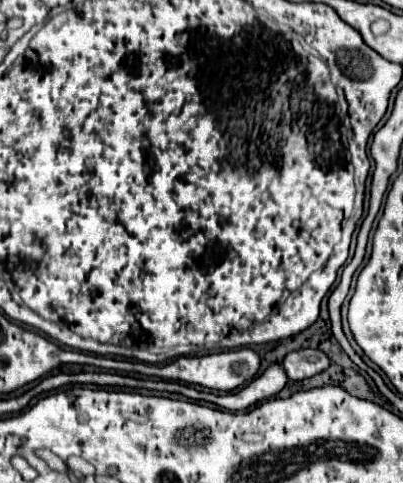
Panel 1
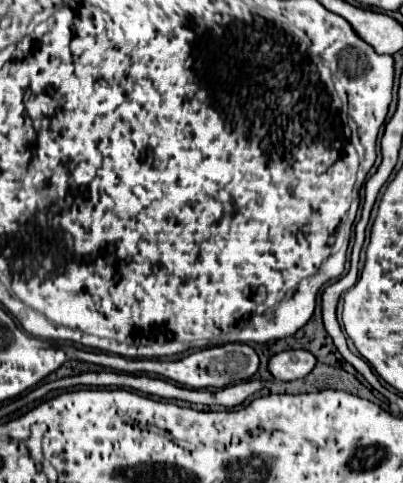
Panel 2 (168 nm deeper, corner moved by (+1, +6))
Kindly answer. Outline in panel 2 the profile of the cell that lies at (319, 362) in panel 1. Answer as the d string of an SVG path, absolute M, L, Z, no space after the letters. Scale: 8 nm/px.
M290 349L274 355L268 363L270 373L280 381L294 381L306 377L316 365L316 357L304 349Z

